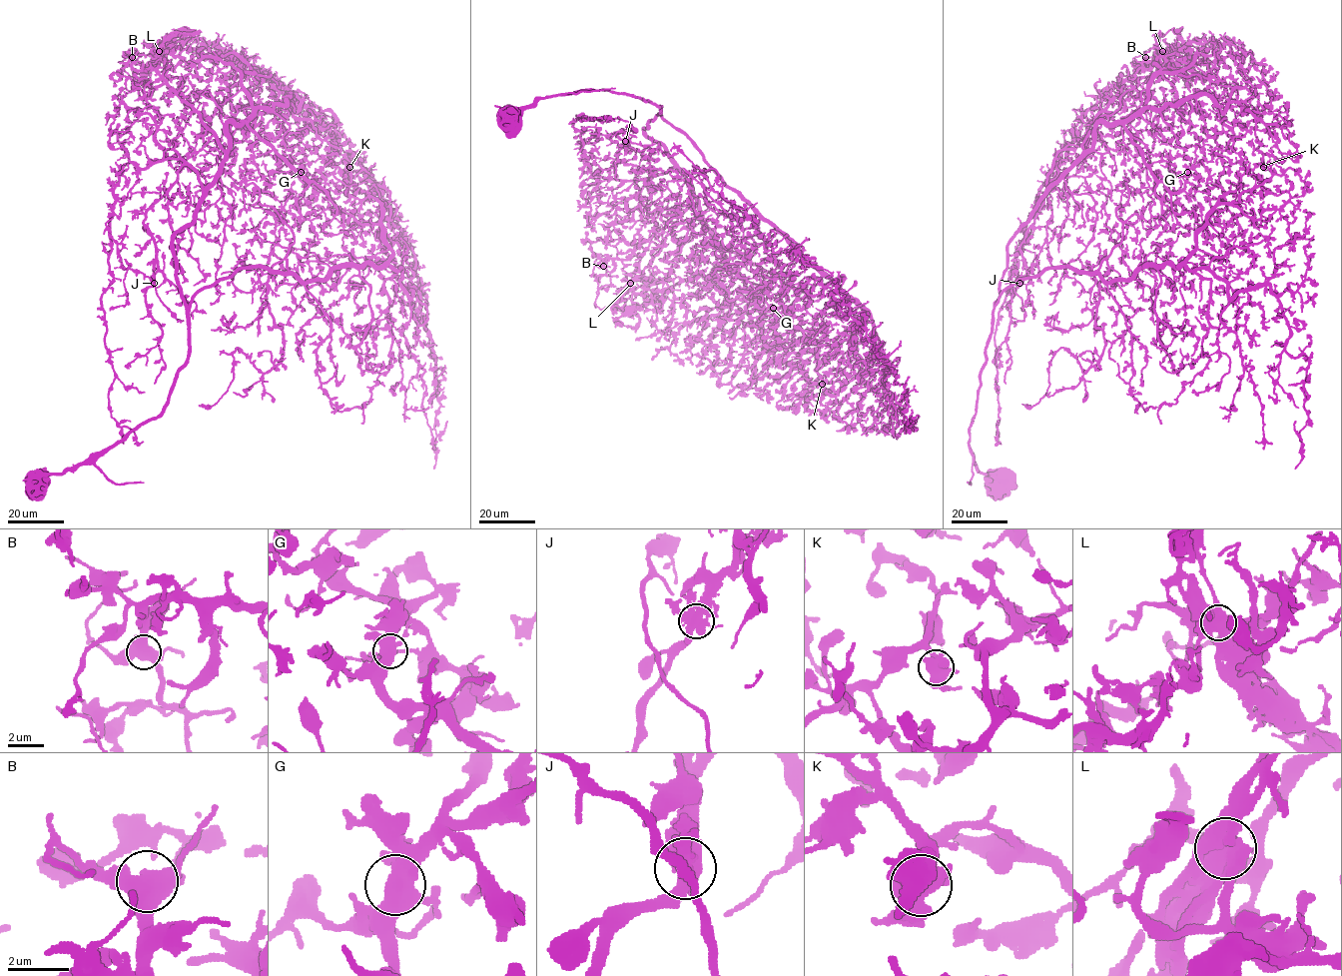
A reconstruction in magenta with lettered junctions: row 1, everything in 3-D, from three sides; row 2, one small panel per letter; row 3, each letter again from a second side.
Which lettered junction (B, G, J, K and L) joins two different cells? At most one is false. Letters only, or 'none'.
L

